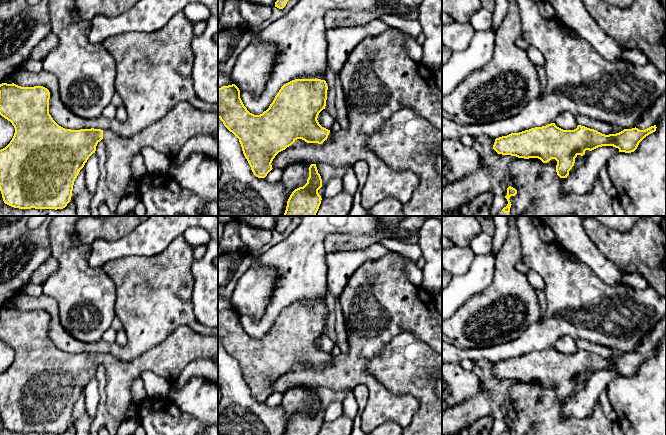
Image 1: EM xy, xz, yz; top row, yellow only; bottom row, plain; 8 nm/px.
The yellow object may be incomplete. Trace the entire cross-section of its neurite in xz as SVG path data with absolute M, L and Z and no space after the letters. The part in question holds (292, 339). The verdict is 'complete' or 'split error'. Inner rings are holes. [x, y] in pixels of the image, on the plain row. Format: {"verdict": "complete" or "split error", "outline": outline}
{"verdict": "split error", "outline": "M317 302L292 304L281 311L266 335L260 339L254 339L244 330L240 322L240 314L235 308L223 310L218 312L218 342L239 363L243 378L253 398L258 402L265 402L273 393L271 387L275 380L291 370L297 363L302 363L307 367L318 368L322 368L327 363L329 365L334 364L335 356L322 351L317 344L319 337L326 330L327 314L328 310L325 304Z"}

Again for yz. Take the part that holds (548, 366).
{"verdict": "complete", "outline": "M548 348L542 351L535 351L519 357L511 357L507 360L502 360L495 363L493 373L502 379L511 379L518 382L538 382L543 387L549 386L551 383L557 385L556 396L560 402L567 402L569 395L575 387L575 382L578 379L583 380L586 374L592 375L602 370L613 370L619 373L619 376L631 377L634 376L639 367L649 358L656 355L656 349L645 354L638 352L624 353L616 358L605 359L597 354L578 349L574 354L563 354L555 349Z"}

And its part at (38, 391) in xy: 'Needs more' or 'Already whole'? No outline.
Needs more

